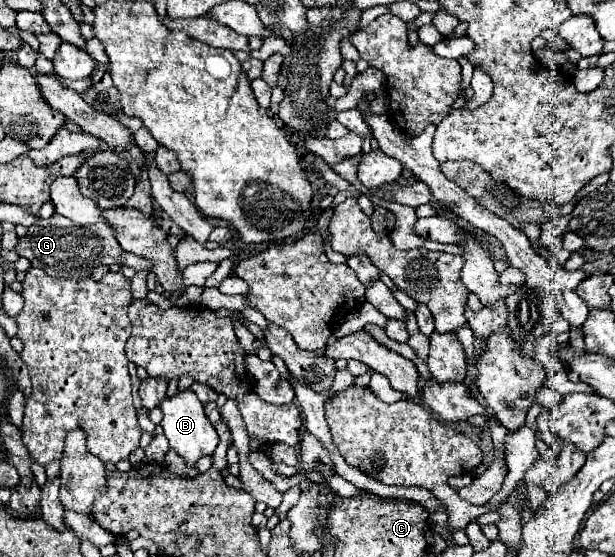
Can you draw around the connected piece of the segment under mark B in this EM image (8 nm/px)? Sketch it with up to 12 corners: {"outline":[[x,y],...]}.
{"outline":[[190,390],[164,398],[164,436],[186,466],[220,436]]}

